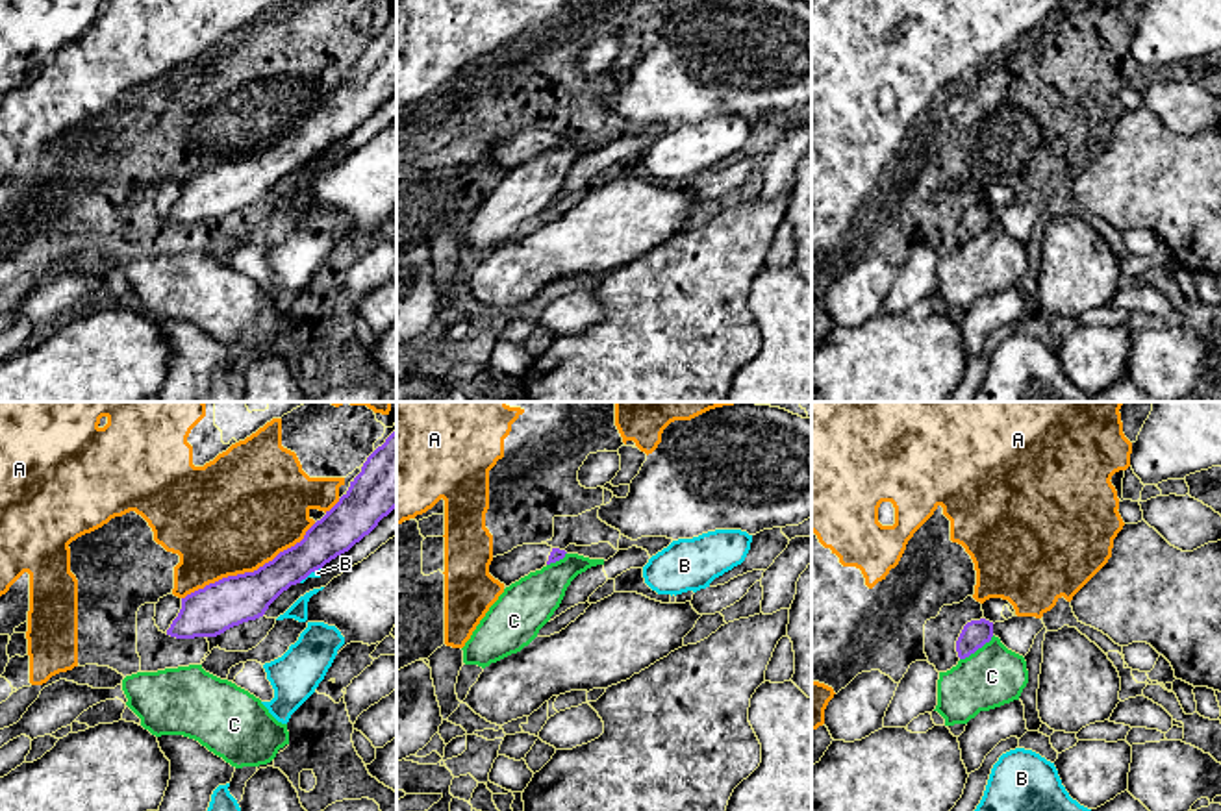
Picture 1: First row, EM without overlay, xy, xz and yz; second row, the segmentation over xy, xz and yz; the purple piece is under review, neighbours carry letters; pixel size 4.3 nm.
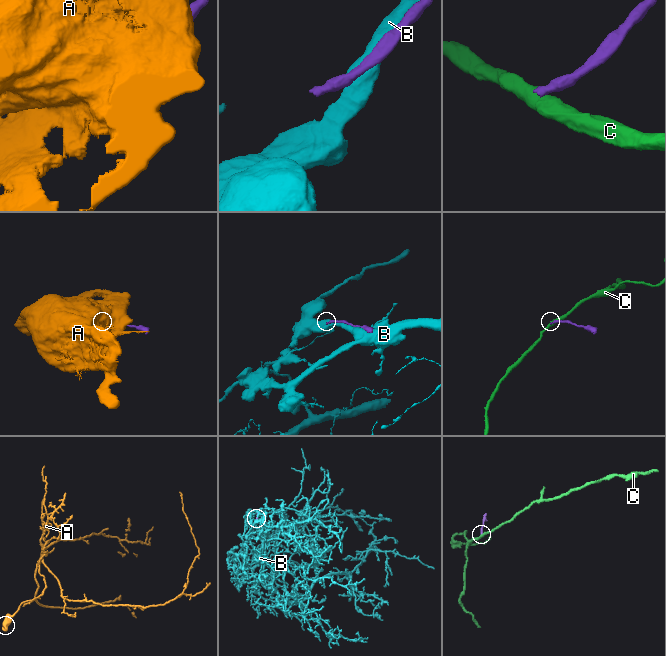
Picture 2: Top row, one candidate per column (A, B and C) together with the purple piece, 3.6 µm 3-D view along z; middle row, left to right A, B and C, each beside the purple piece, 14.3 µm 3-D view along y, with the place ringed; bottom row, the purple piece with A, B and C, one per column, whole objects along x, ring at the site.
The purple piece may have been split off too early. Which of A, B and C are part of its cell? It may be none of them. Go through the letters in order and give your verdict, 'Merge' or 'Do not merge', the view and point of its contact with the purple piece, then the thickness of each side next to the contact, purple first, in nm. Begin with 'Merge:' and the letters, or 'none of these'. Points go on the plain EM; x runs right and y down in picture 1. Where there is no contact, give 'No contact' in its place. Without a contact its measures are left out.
Merge: none of these
A: Do not merge. Touches purple at xy (249, 158). Thickness 220 nm (purple) against 480 nm
B: Do not merge. Touches purple at xy (308, 160). Thickness 180 nm (purple) against 30 nm
C: Do not merge. Touches purple at yz (977, 234). Thickness 120 nm (purple) against 260 nm

